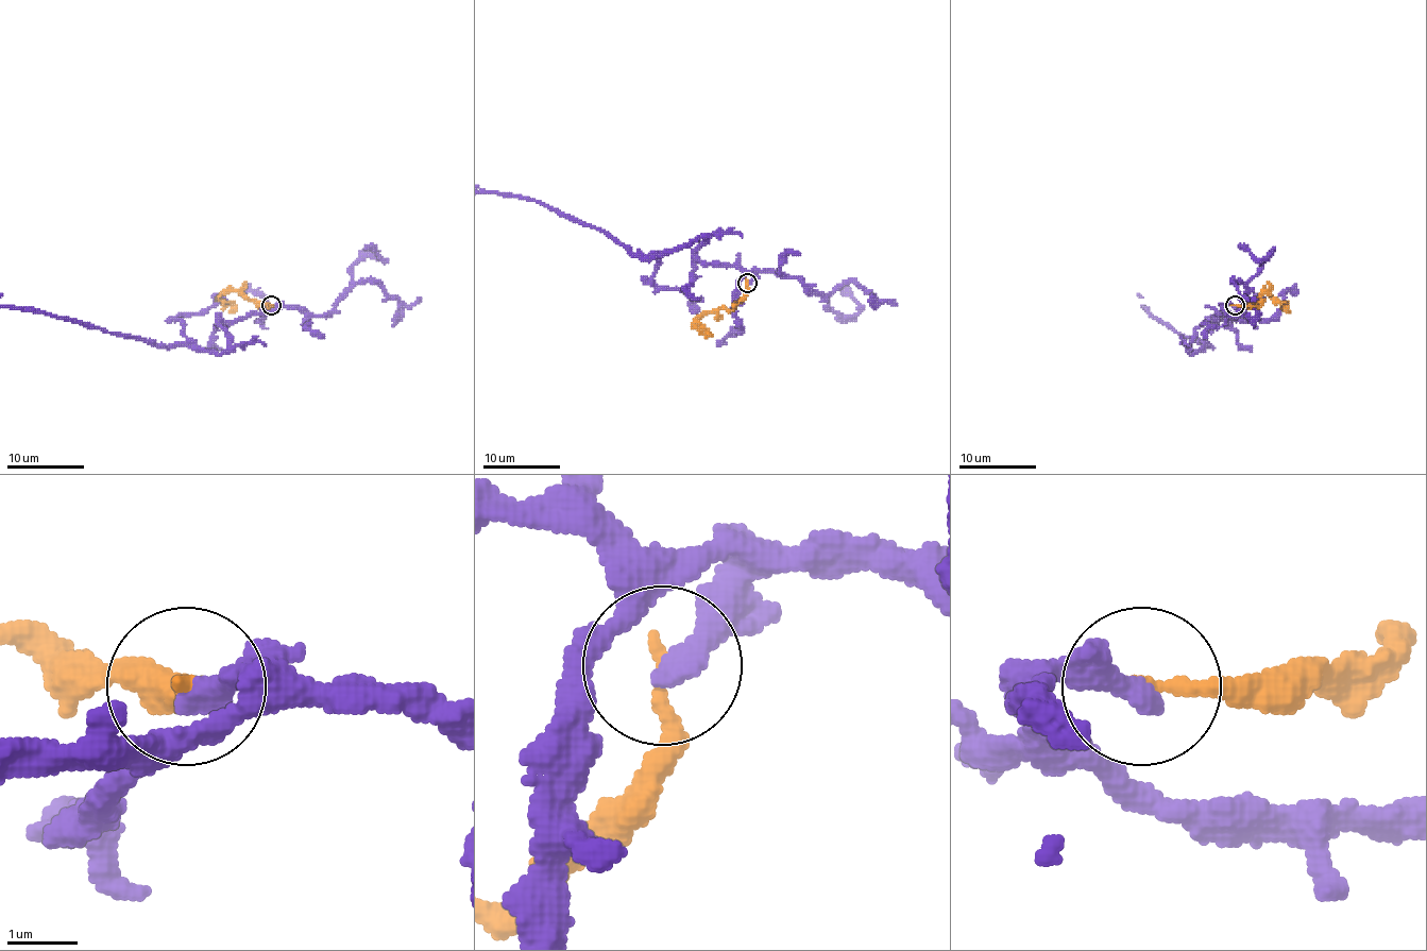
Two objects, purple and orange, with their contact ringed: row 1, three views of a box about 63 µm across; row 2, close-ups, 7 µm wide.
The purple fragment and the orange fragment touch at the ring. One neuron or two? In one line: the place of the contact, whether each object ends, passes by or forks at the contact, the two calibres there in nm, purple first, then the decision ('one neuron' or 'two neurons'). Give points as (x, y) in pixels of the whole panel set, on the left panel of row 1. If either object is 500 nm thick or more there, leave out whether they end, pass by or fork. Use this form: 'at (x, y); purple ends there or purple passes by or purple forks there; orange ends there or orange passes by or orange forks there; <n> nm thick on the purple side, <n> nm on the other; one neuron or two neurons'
at (271, 305); purple ends there; orange ends there; 440 nm thick on the purple side, 220 nm on the other; two neurons

